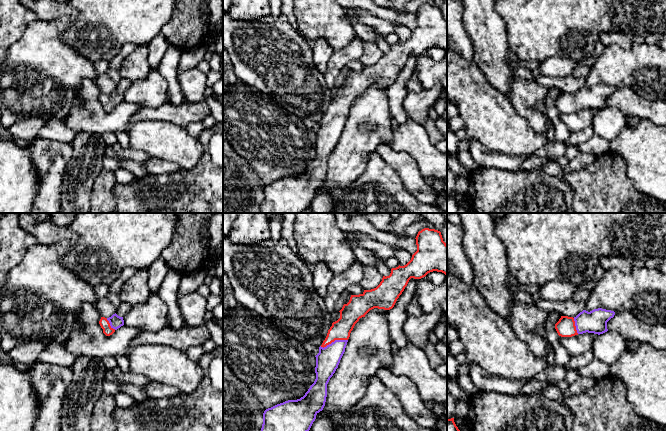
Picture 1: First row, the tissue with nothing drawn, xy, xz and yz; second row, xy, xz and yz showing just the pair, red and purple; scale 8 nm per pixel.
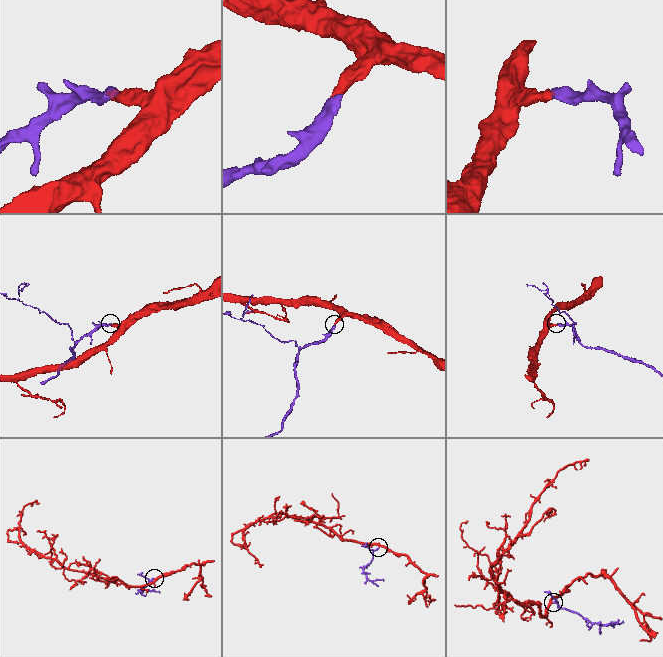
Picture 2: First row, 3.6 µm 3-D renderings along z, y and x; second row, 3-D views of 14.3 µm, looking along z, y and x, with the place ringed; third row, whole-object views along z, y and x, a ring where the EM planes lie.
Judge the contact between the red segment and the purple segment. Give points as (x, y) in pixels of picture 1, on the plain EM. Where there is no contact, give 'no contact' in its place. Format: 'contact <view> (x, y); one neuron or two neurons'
contact xz (333, 117); one neuron

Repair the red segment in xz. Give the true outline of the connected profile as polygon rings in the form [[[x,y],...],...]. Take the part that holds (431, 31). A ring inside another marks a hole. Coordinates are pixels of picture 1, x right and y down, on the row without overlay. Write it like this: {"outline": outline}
{"outline": [[[424,4],[416,12],[417,27],[404,42],[391,45],[389,52],[383,52],[380,60],[371,66],[364,66],[362,70],[351,71],[347,80],[340,88],[340,94],[332,99],[327,112],[319,123],[316,133],[316,155],[303,173],[288,176],[268,184],[263,189],[263,200],[260,213],[302,213],[308,208],[316,195],[316,191],[323,186],[327,173],[327,160],[335,149],[355,100],[372,85],[390,86],[404,67],[411,54],[421,55],[428,49],[437,47],[447,52],[447,20],[443,17],[441,8]]]}

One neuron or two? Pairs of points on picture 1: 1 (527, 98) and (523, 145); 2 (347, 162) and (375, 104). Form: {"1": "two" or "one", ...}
{"1": "two", "2": "one"}

